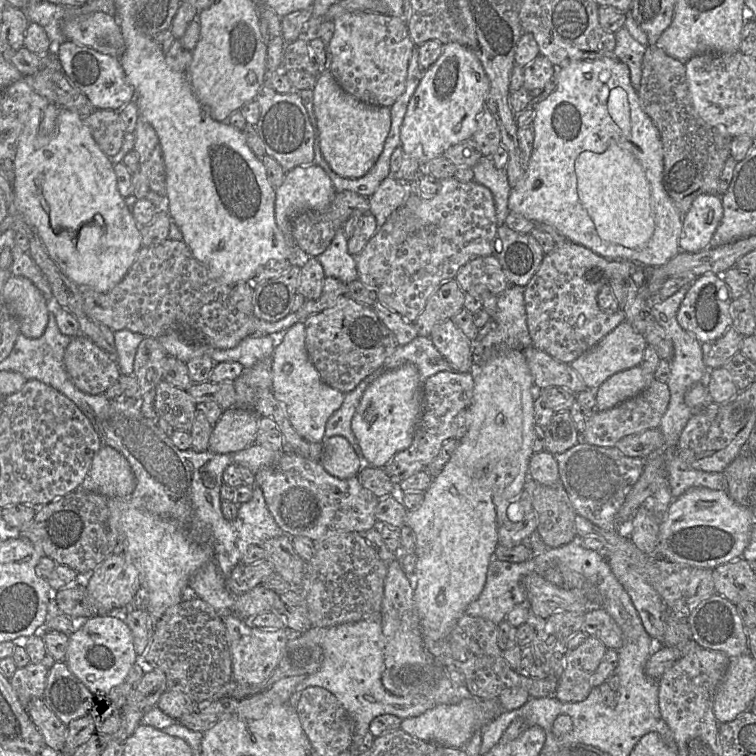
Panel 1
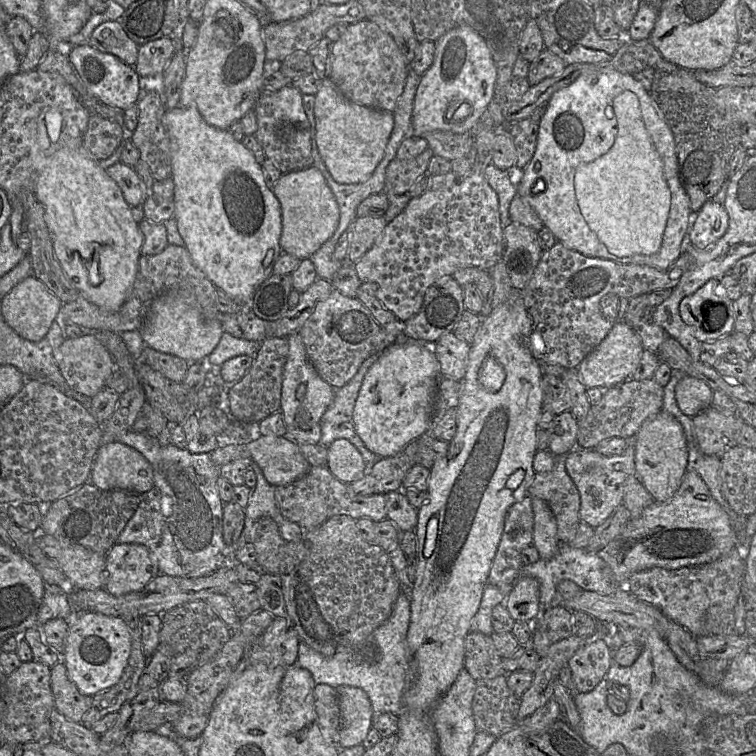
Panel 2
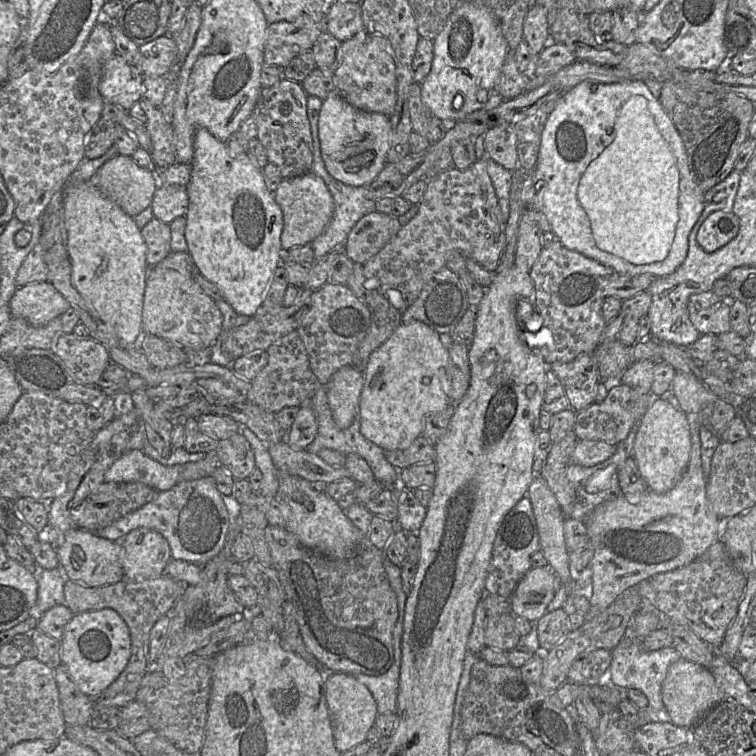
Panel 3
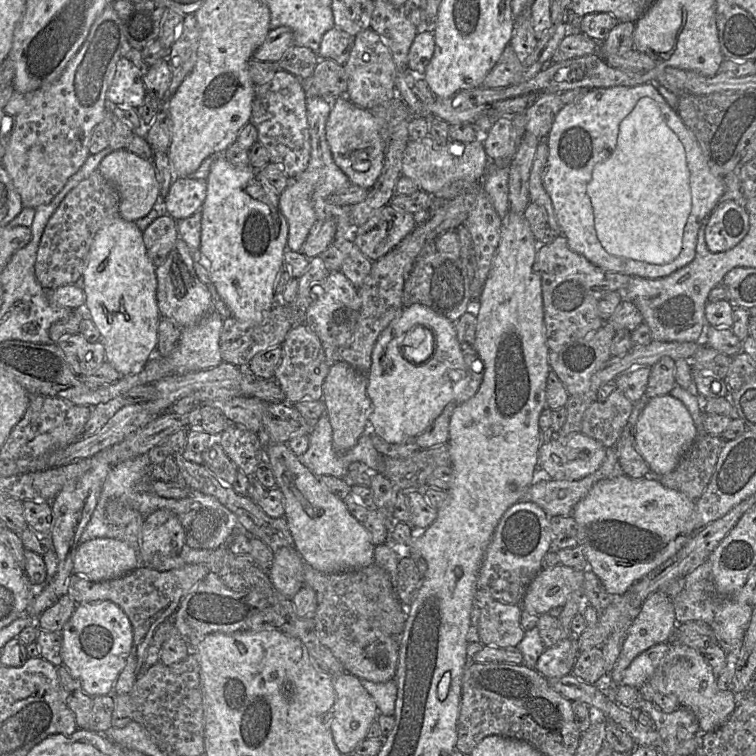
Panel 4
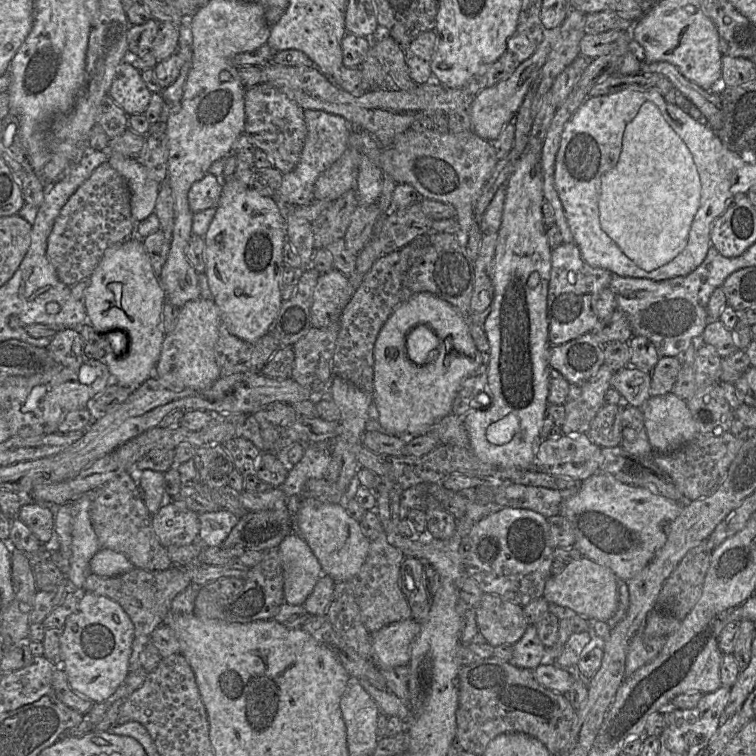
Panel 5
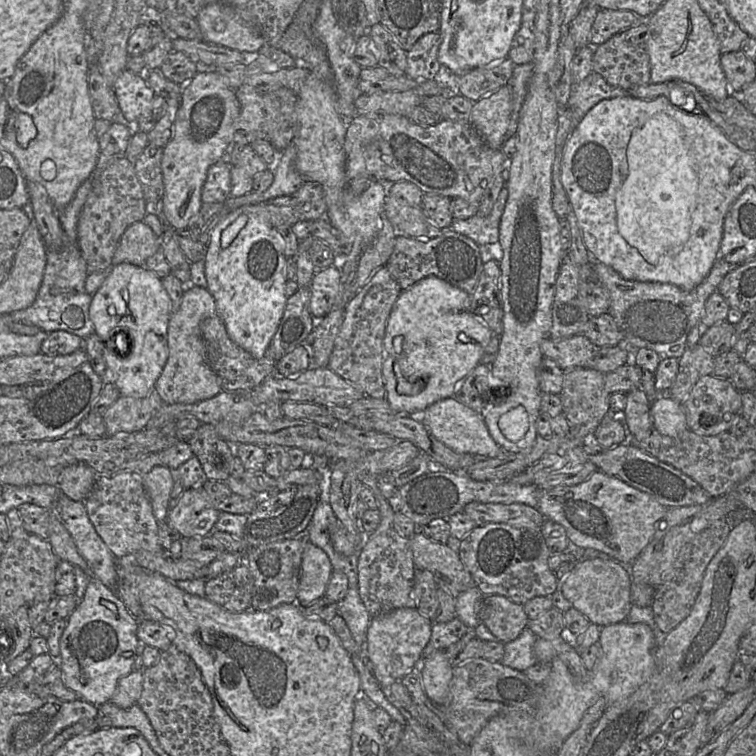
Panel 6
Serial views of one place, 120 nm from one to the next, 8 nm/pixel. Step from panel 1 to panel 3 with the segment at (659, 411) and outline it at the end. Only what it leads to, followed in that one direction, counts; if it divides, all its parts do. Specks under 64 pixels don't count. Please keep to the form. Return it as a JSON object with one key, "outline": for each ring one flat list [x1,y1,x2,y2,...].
{"outline":[[615,382,610,385,608,395,601,403,594,402,576,412,574,432,578,440,600,440,612,445,623,441,637,421,641,421,650,405,660,397,651,393,640,393,632,387]]}

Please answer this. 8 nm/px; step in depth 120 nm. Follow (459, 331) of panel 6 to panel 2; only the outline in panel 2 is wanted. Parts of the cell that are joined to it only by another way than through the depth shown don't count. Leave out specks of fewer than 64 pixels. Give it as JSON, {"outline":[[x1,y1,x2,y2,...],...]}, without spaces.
{"outline":[[397,341,368,369,353,411,353,424,364,445,379,458,396,456,429,427,440,366,432,344]]}

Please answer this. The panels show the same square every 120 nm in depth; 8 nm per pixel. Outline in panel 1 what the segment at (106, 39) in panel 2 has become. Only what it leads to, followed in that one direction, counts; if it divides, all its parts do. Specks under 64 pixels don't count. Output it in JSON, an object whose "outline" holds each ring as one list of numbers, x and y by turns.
{"outline":[[104,12,67,19,62,24,66,39,119,59,126,50,125,41,115,16]]}

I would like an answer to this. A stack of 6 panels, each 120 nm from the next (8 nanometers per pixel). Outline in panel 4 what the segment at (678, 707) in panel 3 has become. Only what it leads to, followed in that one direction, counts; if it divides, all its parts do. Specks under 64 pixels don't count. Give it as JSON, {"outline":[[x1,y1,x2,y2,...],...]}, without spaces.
{"outline":[[684,644,669,645,668,653,660,661,647,684,661,694,675,695,680,707,690,709,696,715,700,729,704,732,712,732,721,727,733,713,738,701,738,697,732,691,722,691,718,688,717,677,703,654]]}

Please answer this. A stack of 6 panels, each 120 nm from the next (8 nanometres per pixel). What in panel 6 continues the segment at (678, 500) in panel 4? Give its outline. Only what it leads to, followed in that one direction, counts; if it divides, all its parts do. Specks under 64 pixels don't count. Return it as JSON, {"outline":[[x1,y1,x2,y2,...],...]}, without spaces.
{"outline":[[598,470,577,485,543,491,537,508,546,519,565,528,573,546,600,551,628,567,650,543,656,523,668,511,650,495]]}

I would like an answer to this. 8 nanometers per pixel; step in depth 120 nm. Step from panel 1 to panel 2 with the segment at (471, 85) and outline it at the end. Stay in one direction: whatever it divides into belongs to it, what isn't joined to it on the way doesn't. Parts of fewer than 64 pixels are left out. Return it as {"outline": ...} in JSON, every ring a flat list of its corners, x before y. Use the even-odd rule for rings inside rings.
{"outline":[[458,26,435,43,434,60,430,68,421,77,416,90,411,118,411,137,421,137,432,131,446,131,455,134,470,133,484,116,493,100,497,79,497,69,485,40,471,27],[462,104,469,105,469,114,460,122,452,122,452,116,461,110]]}

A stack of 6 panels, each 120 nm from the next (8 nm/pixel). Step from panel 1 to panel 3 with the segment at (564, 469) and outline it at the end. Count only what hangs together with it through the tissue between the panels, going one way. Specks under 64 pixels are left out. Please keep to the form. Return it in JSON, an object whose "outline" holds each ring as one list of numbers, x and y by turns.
{"outline":[[637,421,628,436,616,445,615,453,606,461,591,467,584,467,573,463,569,464,567,468,567,477,576,491,576,501,570,515,571,519,585,523,596,507,605,501,622,495,618,479,619,470,624,462,633,456,633,445,639,426,640,421]]}

